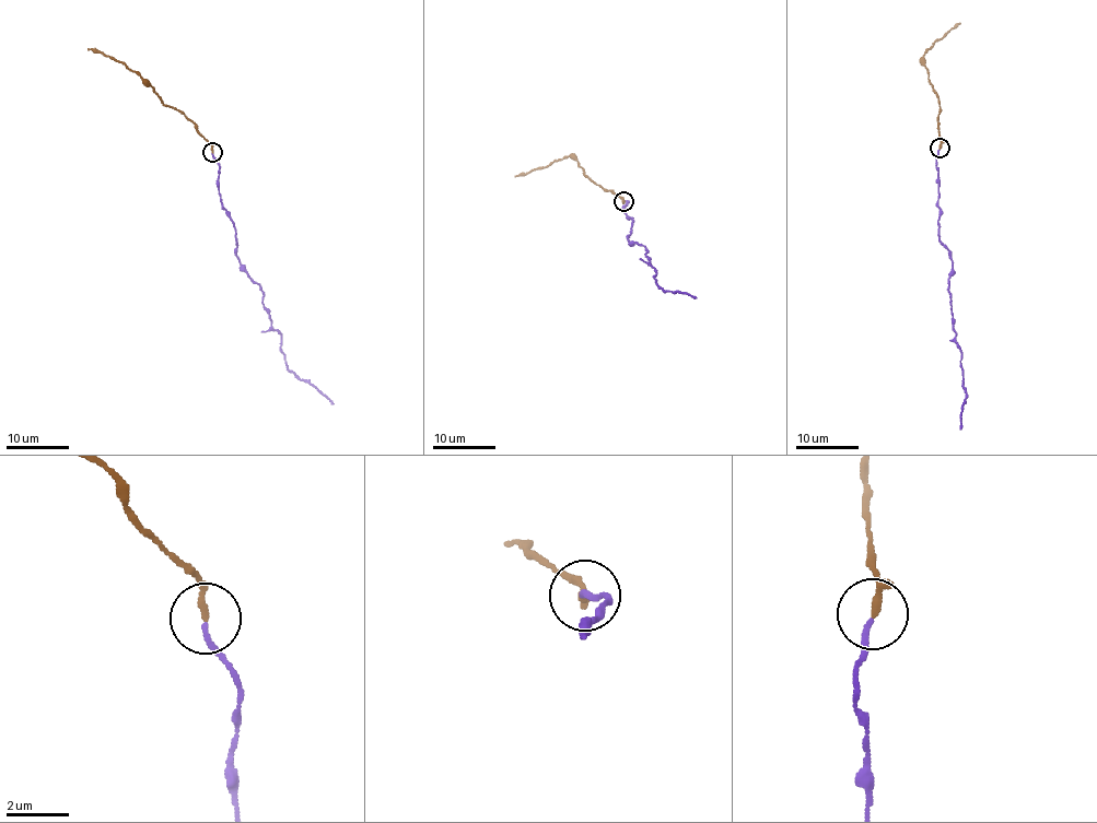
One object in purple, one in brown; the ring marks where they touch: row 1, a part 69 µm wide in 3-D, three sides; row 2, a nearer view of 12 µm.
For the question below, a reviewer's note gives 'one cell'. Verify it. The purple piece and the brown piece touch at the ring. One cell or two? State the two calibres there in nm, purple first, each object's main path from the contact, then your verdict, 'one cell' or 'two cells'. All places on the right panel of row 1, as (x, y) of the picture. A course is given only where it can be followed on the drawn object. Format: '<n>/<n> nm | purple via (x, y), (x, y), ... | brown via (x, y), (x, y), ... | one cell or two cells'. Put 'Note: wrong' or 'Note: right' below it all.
170/200 nm | purple via (940, 149), (935, 161), (940, 242), (950, 259), (953, 330), (960, 350), (966, 395), (960, 428) | brown via (940, 148), (940, 105), (924, 65), (924, 54), (959, 24) | one cell
Note: right

